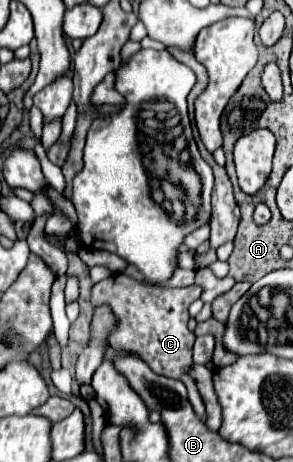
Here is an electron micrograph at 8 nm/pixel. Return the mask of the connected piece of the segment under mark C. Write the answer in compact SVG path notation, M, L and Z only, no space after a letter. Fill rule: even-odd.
M112 275L92 287L92 305L108 303L118 319L118 329L110 337L110 347L118 353L136 353L140 355L154 373L178 379L188 387L188 399L194 405L196 415L206 421L206 407L202 395L196 387L196 381L188 375L192 361L194 333L188 329L188 305L200 297L202 289L198 285L170 289L170 287L146 287L144 283L132 279L130 275Z

